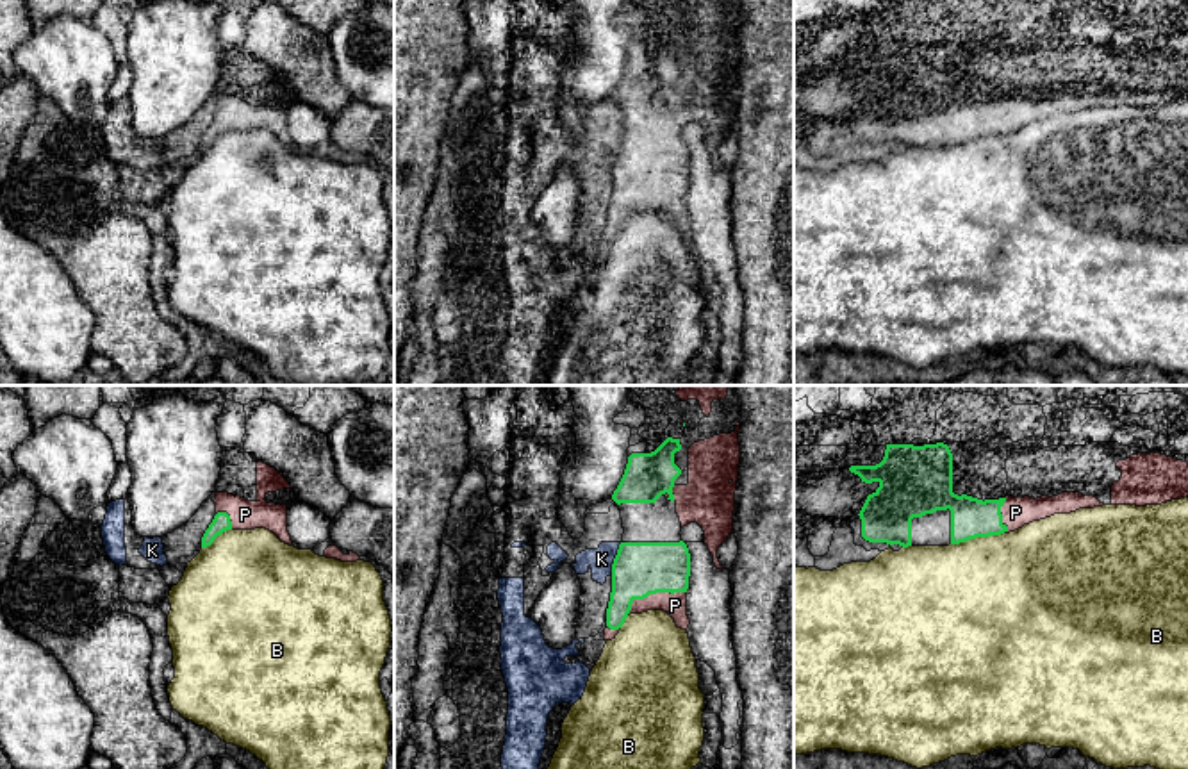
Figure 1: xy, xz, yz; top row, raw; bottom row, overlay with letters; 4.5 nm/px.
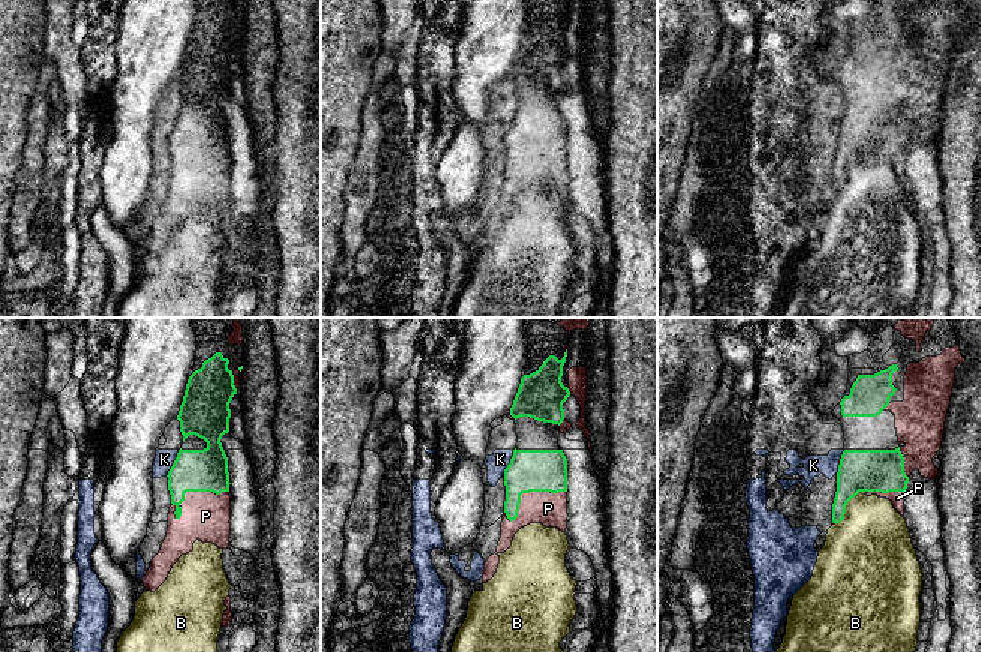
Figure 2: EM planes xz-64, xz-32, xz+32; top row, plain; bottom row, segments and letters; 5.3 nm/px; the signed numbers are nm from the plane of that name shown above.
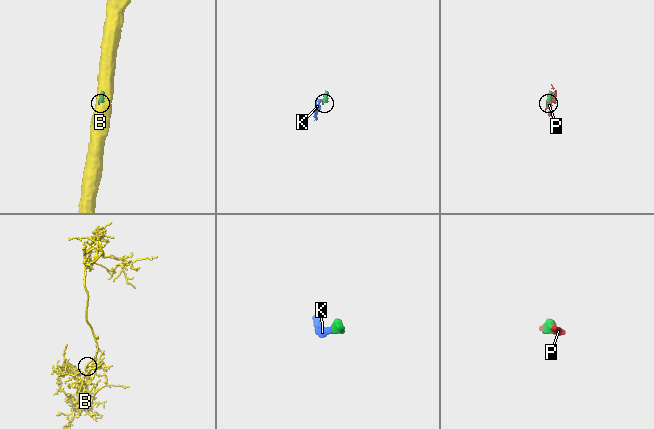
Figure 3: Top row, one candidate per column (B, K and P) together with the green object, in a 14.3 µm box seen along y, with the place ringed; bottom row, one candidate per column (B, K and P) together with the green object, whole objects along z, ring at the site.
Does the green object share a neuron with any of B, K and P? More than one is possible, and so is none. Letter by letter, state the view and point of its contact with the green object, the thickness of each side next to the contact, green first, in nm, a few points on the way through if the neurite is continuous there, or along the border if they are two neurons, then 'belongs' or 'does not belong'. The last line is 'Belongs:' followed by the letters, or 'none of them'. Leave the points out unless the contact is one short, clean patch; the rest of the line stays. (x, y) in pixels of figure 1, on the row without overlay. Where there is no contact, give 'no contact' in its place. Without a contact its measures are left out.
B: contact yz (976, 136); calibres 180 and 480 nm; does not belong
K: contact xz (614, 159); calibres 240 and 110 nm; border xz (621, 143), (610, 173); does not belong
P: contact xz (653, 193); calibres 240 and 100 nm; belongs
Belongs: P

